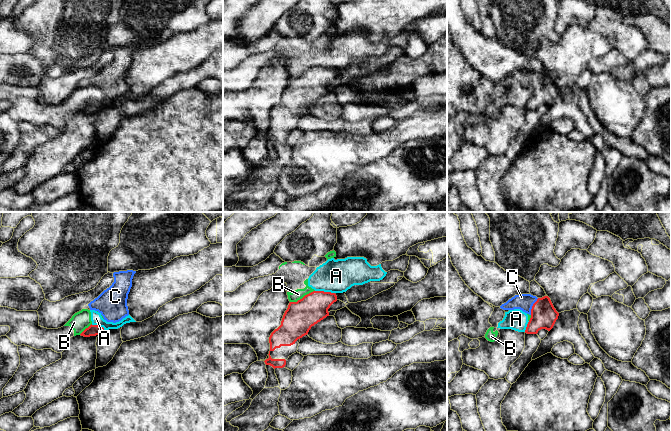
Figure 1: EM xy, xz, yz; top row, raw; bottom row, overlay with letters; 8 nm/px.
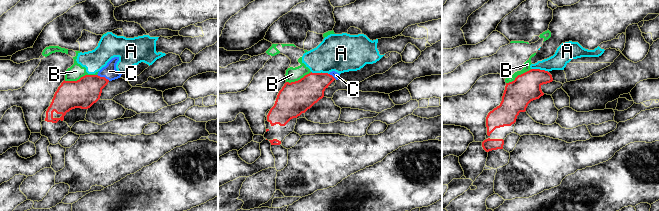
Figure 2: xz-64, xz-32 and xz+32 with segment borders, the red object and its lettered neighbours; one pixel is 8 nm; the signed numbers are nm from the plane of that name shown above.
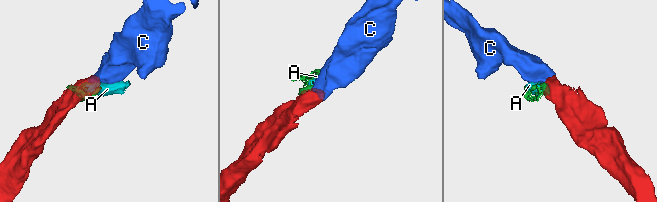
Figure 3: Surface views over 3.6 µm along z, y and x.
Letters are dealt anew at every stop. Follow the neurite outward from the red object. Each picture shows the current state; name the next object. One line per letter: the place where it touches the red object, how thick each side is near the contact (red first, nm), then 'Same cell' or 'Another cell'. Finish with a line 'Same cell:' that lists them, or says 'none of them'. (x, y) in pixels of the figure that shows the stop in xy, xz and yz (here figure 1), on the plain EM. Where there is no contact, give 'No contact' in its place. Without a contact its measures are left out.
A: Touches red at xz (325, 68). Thickness 240 nm (red) against 280 nm. Another cell
B: Touches red at xz (303, 73). Thickness 240 nm (red) against 90 nm. Another cell
C: Touches red at yz (532, 82). Thickness 200 nm (red) against 140 nm. Same cell
Same cell: C

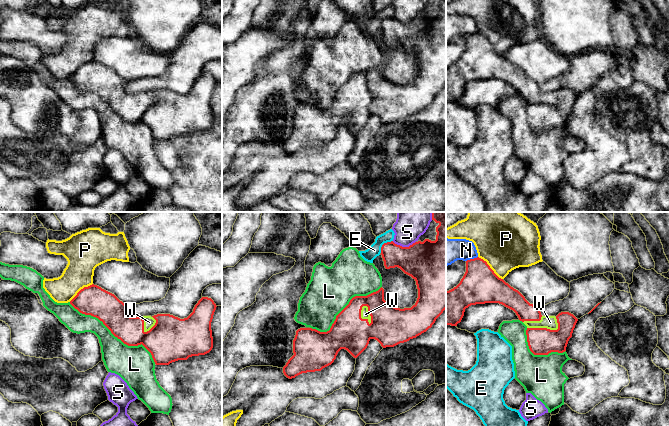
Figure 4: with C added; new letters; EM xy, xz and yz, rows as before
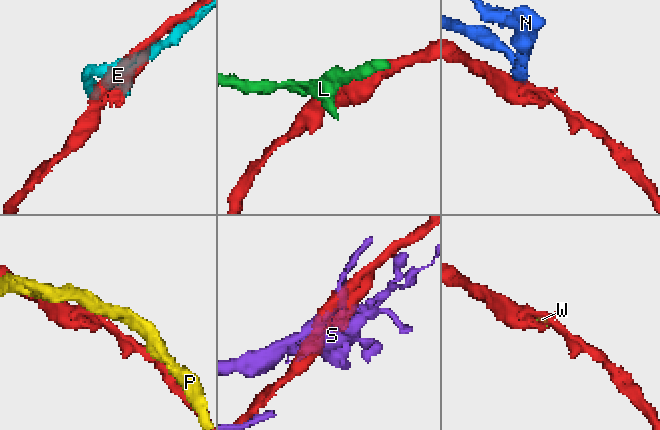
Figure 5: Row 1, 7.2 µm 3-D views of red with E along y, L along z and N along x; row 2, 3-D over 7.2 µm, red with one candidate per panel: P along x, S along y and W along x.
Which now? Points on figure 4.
E: Touches red at xz (383, 20). Thickness 220 nm (red) against 100 nm. Another cell
L: Touches red at xy (114, 111). Thickness 240 nm (red) against 280 nm. Another cell
N: Touches red at yz (471, 35). Thickness 300 nm (red) against 220 nm. Another cell
P: Touches red at yz (489, 43). Thickness 300 nm (red) against 380 nm. Another cell
S: Touches red at xz (404, 23). Thickness 360 nm (red) against 180 nm. Another cell
W: Touches red at xz (369, 89). Thickness 320 nm (red) against 70 nm. Same cell
Same cell: W

